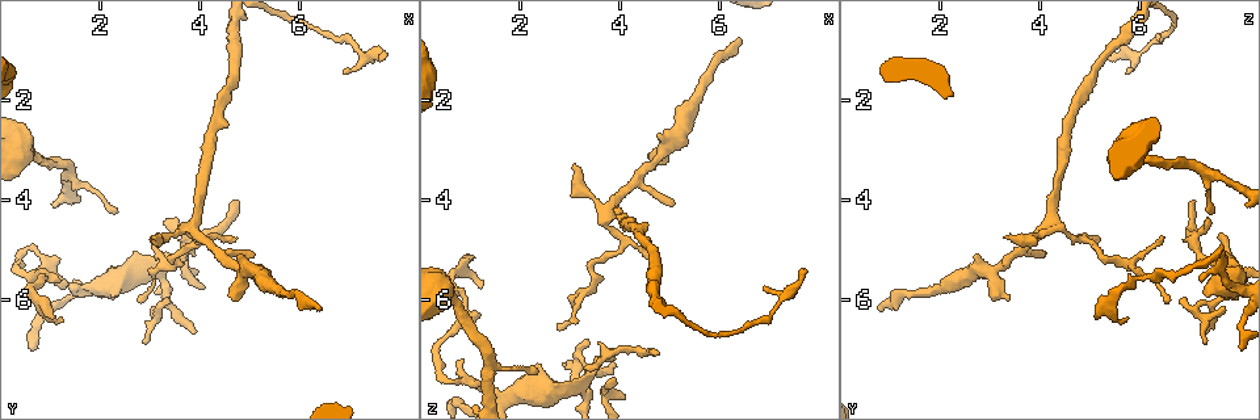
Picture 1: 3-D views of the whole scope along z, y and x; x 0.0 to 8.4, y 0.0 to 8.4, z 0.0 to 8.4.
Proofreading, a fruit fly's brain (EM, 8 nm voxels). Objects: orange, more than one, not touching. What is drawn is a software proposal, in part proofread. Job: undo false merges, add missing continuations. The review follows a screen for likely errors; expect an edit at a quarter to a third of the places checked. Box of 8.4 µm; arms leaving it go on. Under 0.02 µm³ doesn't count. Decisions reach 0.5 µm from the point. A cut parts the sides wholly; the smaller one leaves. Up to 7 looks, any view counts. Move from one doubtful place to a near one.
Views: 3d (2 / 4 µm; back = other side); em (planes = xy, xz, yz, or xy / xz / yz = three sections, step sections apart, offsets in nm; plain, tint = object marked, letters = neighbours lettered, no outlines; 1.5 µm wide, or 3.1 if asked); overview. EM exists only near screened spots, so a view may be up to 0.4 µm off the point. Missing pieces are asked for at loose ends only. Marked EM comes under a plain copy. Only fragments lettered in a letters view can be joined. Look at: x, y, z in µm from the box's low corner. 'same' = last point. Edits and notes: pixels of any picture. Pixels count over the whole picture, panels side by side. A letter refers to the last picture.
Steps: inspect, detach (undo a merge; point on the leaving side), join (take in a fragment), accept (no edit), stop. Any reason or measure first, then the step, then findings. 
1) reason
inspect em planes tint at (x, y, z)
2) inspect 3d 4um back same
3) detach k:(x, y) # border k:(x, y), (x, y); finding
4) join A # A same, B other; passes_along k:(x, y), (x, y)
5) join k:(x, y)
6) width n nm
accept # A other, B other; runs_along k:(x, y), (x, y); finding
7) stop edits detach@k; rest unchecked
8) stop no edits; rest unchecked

free end
inspect em planes letters at (7.75, 1.05, 5.45)

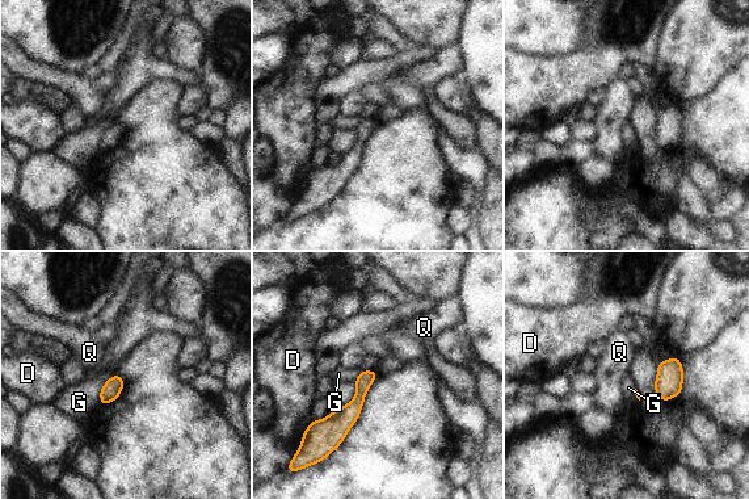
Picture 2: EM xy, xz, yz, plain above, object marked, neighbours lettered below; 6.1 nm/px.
accept # D other, G other, Q other; no lettered fragment goes on from it

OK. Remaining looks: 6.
branch stops here
inspect 3d 2um at (5.10, 5.10, 4.05)

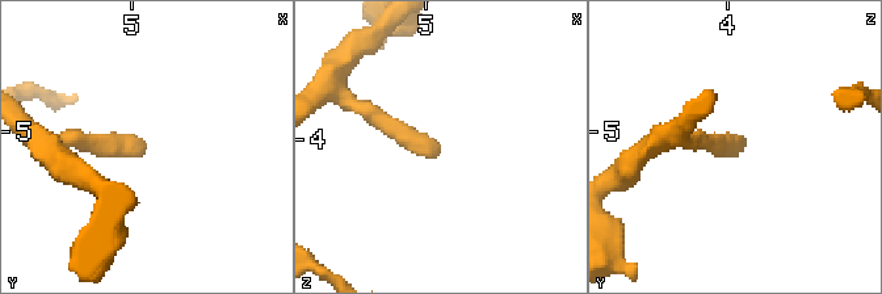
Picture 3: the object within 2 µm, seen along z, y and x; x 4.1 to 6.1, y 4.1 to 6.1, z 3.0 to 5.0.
inspect em planes letters at (5.12, 5.12, 4.06)

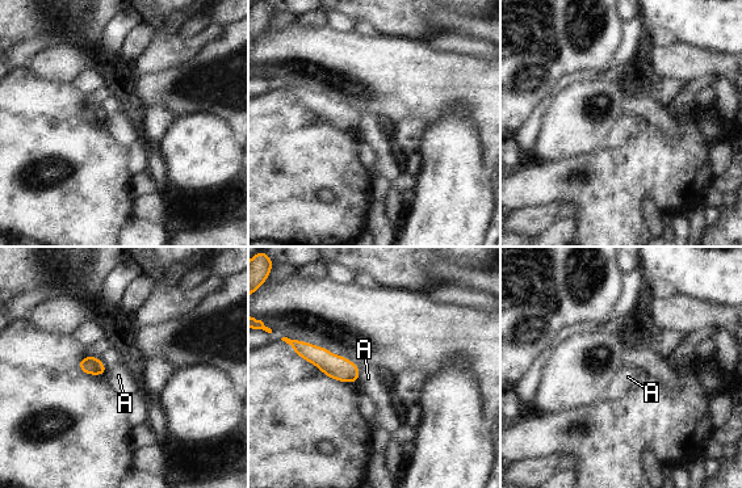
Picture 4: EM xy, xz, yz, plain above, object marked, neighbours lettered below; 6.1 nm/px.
accept # A other; border 4:(359, 367), (359, 378), (356, 381); no lettered fragment goes on from it

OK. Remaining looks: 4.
branch stops here
inspect em planes letters at (3.05, 4.75, 6.40)

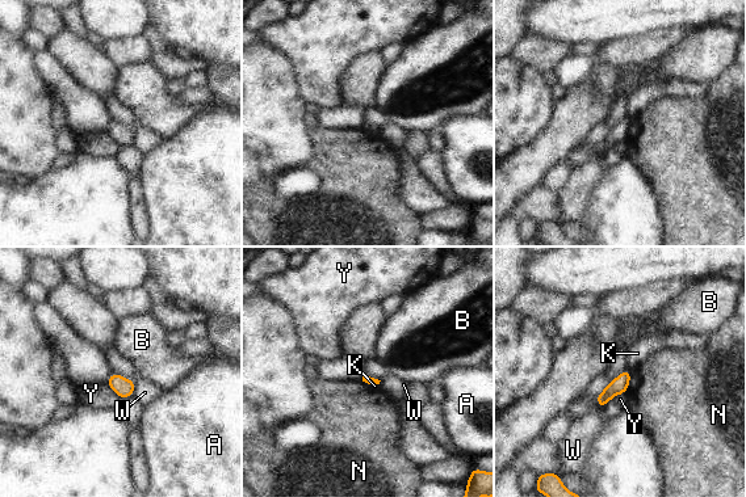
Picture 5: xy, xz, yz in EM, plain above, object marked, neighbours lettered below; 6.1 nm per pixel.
accept # A other, B other, K other, N other, W other, Y other; border 5:(632, 370), (629, 384), (624, 394); no lettered fragment goes on from it

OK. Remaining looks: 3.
stop no edits; rest unchecked

